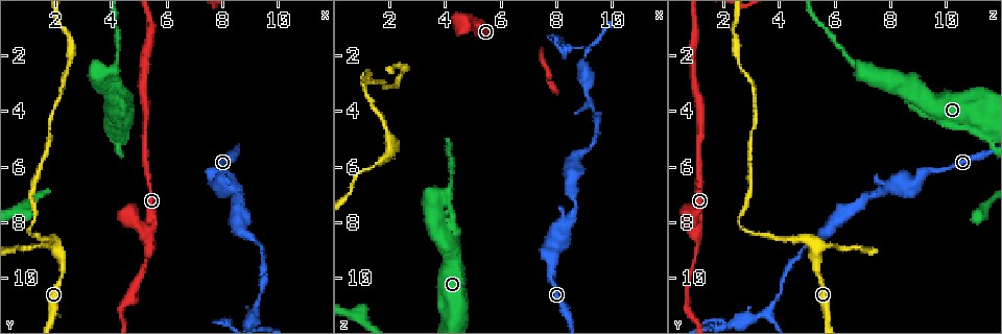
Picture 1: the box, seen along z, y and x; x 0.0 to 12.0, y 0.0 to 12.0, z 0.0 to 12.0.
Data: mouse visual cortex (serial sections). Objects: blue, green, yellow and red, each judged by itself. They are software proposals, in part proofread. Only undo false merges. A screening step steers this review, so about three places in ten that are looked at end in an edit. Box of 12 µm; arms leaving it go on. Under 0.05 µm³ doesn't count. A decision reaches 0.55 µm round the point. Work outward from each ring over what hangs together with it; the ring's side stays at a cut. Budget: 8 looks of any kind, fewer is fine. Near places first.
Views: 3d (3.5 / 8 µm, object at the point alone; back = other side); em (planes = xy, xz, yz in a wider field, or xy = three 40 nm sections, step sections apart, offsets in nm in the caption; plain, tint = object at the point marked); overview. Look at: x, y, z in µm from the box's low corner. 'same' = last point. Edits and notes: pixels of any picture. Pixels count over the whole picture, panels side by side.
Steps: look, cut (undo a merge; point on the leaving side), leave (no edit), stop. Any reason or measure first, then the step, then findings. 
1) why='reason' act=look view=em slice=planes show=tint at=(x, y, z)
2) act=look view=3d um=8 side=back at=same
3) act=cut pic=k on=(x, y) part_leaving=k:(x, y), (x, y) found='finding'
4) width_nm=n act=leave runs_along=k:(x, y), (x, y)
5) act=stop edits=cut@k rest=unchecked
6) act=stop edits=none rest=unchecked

why='thin neck' act=look view=3d um=3.5 at=(3.9, 3.0, 8.2)

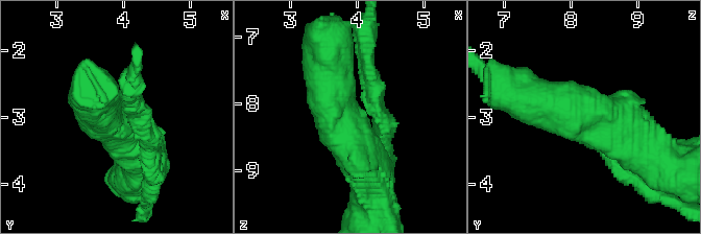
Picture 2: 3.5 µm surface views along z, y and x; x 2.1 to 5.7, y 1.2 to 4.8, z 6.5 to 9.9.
arms=3 arm_widths_nm=250,600,600 why='need the tissue' act=look view=em slice=xy step=2 show=tint at=(3.95, 3.05, 8.30)

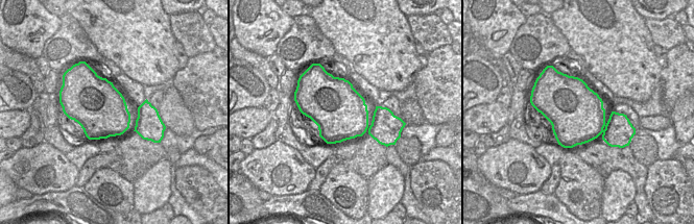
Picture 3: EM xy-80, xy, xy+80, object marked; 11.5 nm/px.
why='another direction' act=look view=em slice=xy step=3 show=tint at=same

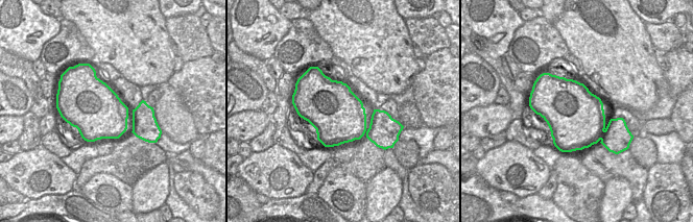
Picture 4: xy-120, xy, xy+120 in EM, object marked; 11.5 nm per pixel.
act=leave runs_along=2:(642, 148), (614, 123), (534, 100) found='continuous, no second cell'

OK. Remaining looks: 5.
why='abrupt turn' act=look view=3d um=3.5 at=(2.1, 9.1, 5.4)

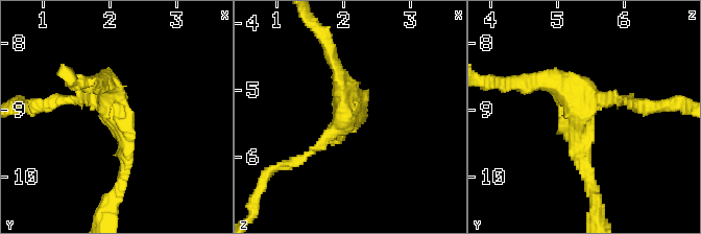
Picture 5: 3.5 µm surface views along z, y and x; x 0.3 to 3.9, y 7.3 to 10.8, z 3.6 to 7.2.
arms=3 arm_widths_nm=150,200,250 why='need the tissue' act=look view=em slice=xy step=3 show=tint at=(2.05, 9.05, 5.35)

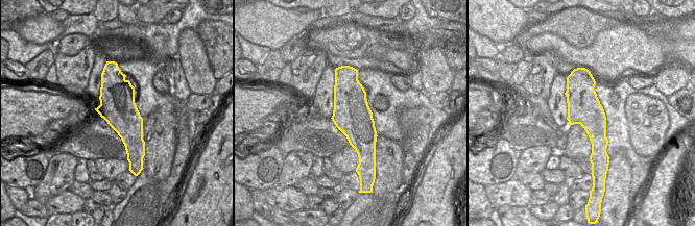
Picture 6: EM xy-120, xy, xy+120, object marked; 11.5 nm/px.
act=leave runs_along=5:(590, 181), (577, 103), (556, 80), (529, 85) found='one cell here'

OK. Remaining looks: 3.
why='sharp bend' act=look view=3d um=3.5 at=(1.1, 8.1, 2.7)

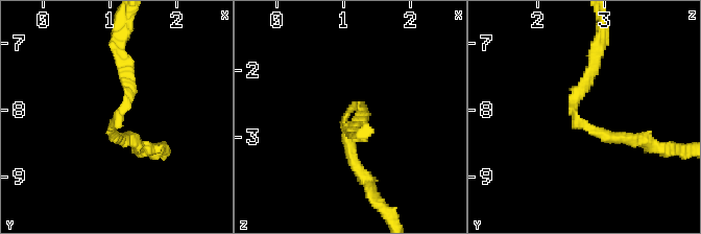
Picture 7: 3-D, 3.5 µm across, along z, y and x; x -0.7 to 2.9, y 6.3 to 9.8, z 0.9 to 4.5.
arm_widths_nm=200,200 why='now the EM' act=look view=em slice=xy step=5 show=tint at=(1.10, 8.15, 2.60)

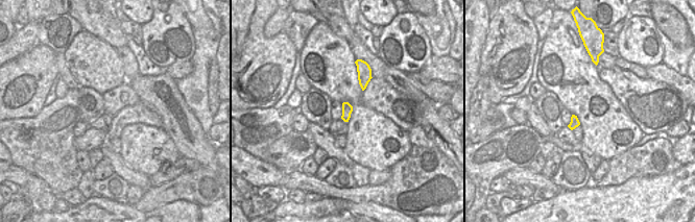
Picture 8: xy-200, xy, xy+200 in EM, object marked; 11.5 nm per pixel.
act=leave runs_along=7:(128, 138), (112, 135), (128, 99), (121, 65) found='one cell here'

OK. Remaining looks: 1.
act=stop edits=none rest=unchecked

